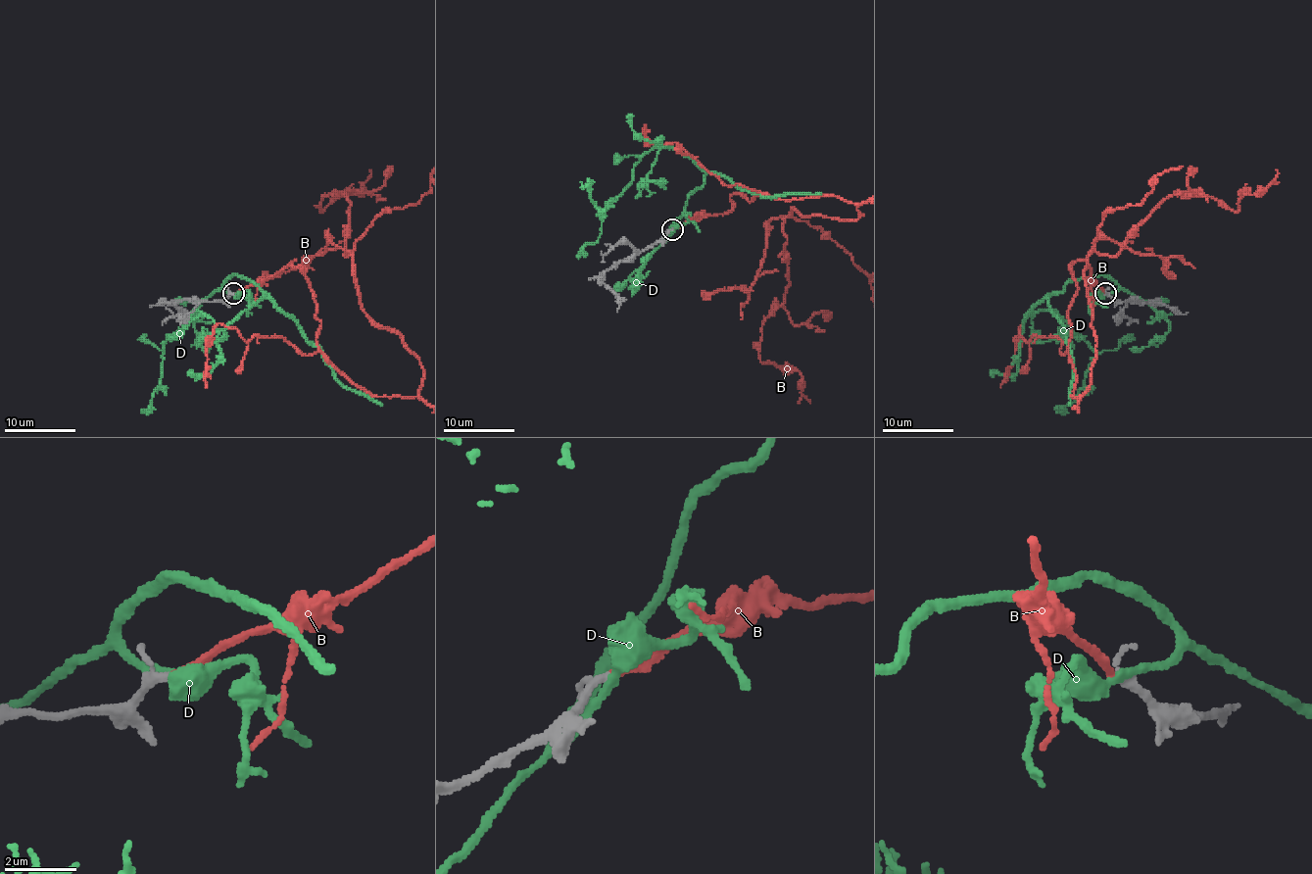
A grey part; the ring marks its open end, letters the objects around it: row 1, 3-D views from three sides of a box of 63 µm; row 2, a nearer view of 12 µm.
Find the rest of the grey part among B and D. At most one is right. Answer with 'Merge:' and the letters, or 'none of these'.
Merge: B

